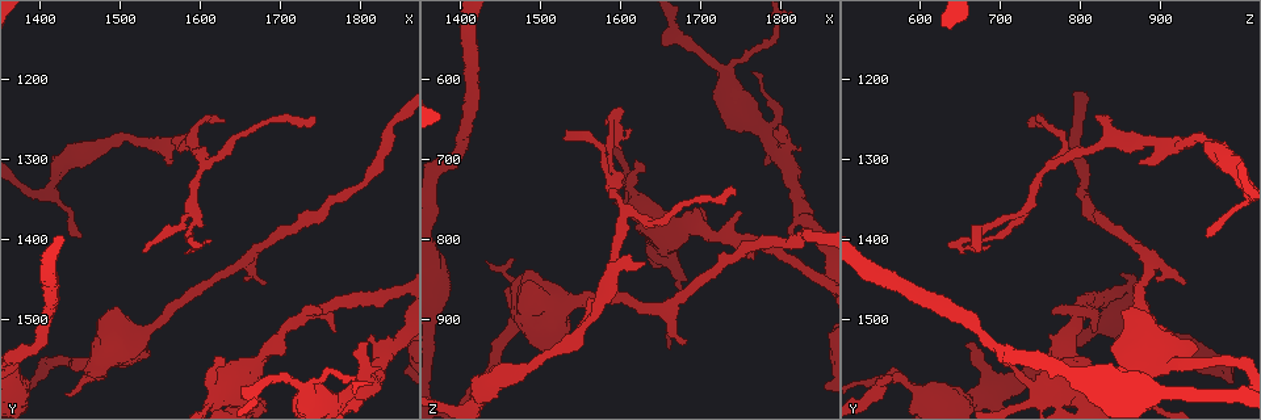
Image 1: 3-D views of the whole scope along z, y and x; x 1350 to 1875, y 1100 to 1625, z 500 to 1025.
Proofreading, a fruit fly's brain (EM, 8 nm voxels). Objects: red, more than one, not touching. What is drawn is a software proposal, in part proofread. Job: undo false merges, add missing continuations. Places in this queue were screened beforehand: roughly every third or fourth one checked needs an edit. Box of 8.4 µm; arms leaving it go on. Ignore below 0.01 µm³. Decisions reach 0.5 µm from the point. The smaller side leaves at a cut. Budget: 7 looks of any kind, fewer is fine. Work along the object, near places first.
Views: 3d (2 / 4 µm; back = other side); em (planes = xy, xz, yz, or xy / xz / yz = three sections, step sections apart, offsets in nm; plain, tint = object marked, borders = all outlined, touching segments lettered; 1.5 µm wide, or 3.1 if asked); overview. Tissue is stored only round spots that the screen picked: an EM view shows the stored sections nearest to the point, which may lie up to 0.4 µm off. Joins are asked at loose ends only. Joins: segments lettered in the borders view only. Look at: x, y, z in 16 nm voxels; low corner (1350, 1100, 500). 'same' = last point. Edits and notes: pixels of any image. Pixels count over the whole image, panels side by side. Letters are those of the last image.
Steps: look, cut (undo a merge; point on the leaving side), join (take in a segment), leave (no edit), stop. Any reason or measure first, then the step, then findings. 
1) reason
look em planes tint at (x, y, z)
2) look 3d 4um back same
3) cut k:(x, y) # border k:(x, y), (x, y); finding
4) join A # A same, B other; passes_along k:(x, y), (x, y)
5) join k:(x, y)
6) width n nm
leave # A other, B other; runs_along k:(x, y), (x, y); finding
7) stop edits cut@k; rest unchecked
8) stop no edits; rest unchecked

look 3d 4um at (1745, 1245, 740)

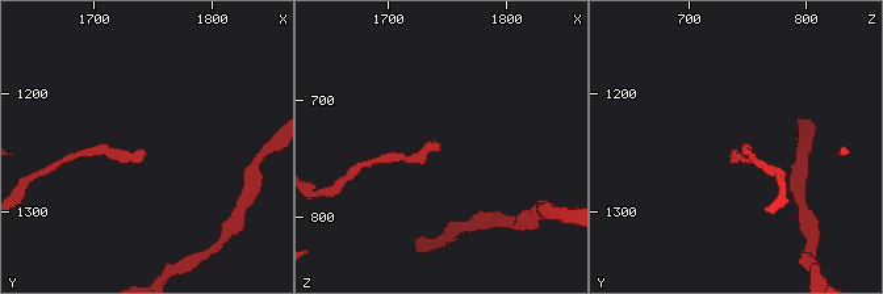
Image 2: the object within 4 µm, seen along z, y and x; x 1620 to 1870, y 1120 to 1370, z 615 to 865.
need the tissue
look em planes borders at (1744, 1248, 738)

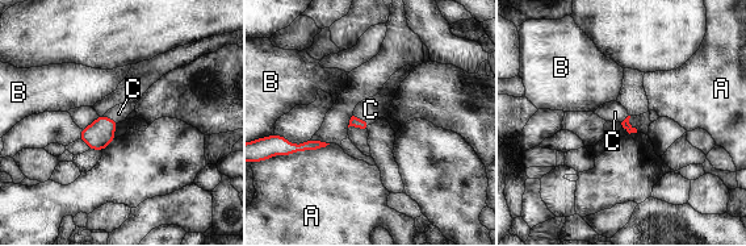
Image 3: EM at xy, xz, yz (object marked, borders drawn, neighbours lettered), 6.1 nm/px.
join C # A other, B other, C same; passes_along 3:(353, 121), (361, 120), (371, 109); the neuron continues

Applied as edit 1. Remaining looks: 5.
branch stops here
look 3d 2um at (1805, 1530, 665)

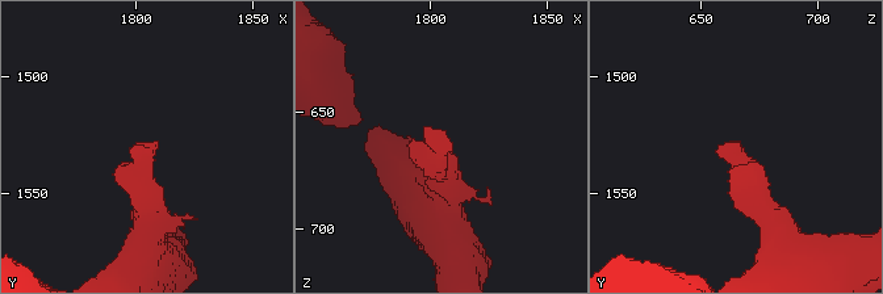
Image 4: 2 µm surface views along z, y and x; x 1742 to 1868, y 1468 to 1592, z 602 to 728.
look em xz step 8 borders at (1807, 1528, 663)

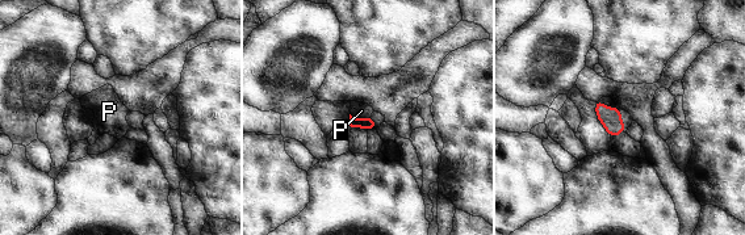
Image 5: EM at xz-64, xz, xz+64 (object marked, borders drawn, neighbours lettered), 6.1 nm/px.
leave # P other; border 5:(350, 114), (358, 118), (371, 116); no lettered segment goes on from it

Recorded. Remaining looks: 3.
an open end
look em planes tint at (1810, 1525, 790)

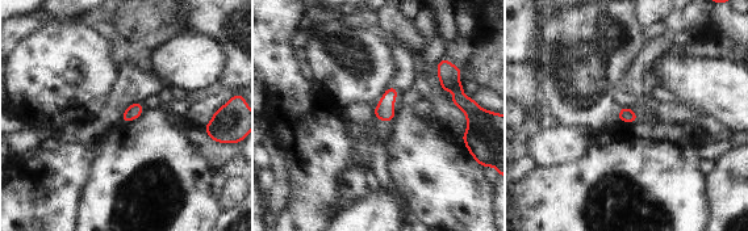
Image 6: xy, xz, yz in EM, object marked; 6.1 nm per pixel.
see the neighbours
look em planes borders same

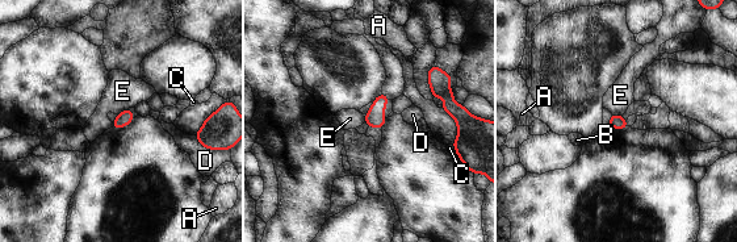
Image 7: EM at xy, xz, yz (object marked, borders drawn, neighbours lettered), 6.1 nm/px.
leave # A other, B other, C other, D other, E other; none of them fits

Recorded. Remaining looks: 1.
stop edits join@3; rest unchecked

